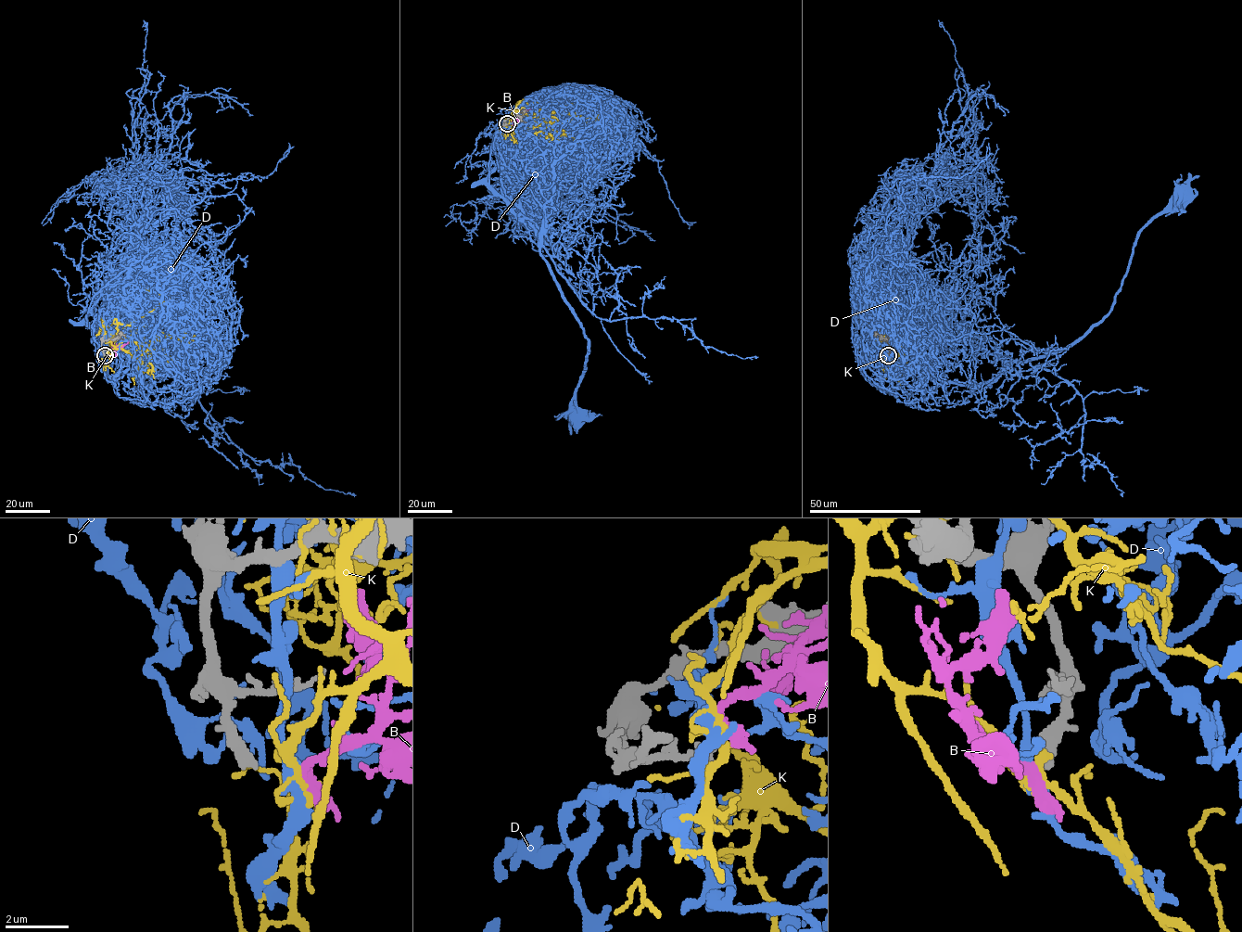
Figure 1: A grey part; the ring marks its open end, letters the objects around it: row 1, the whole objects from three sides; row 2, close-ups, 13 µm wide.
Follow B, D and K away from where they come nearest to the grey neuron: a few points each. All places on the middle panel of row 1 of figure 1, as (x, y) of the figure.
B: (509, 123), (533, 109)
D: (509, 123), (524, 134), (536, 172), (522, 196), (521, 212), (588, 340), (576, 390), (578, 416)
K: (509, 123), (516, 106), (524, 99), (540, 105), (563, 102), (559, 108), (543, 118)

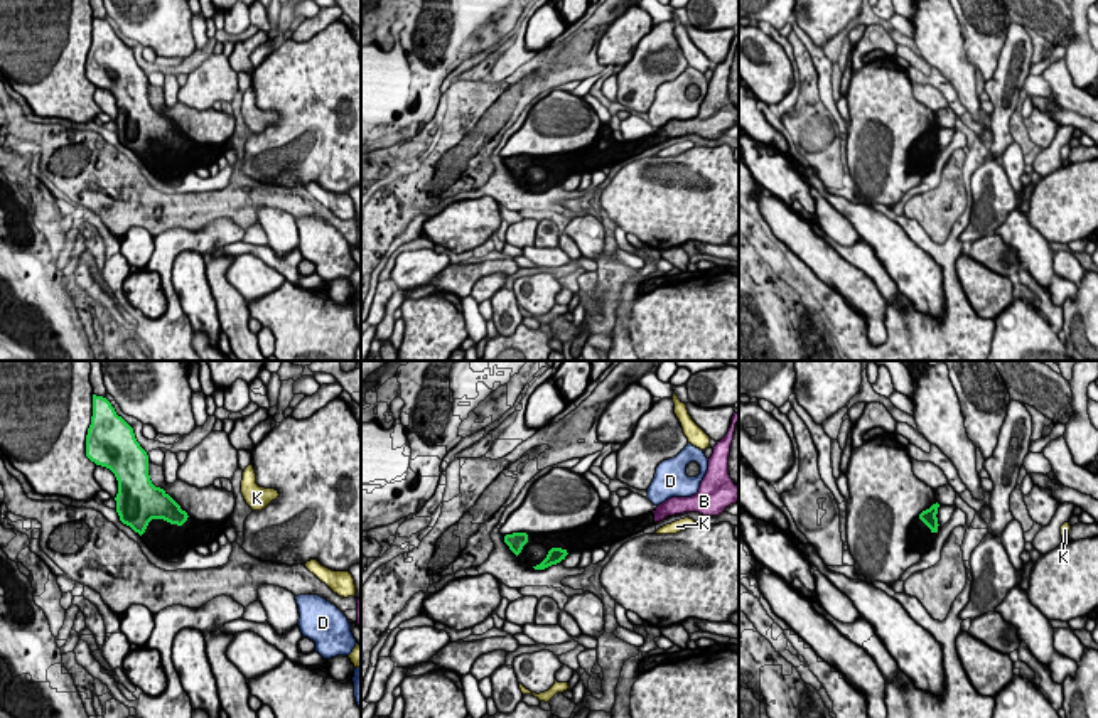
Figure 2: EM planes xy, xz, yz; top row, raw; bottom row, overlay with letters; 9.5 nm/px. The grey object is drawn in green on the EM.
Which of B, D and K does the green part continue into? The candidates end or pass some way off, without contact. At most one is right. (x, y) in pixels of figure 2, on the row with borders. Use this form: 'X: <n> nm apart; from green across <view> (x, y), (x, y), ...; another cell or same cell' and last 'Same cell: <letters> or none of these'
B: 900 nm apart; from green across xz (567, 553), (655, 521); same cell
D: 950 nm apart; from green across xz (565, 550), (648, 498); another cell
K: 550 nm apart; from green across xy (188, 516), (242, 492); another cell
Same cell: B

